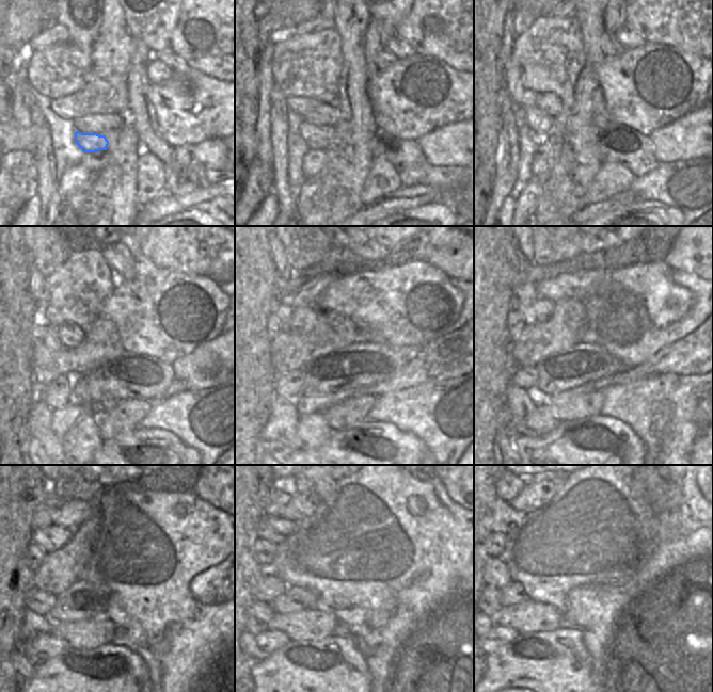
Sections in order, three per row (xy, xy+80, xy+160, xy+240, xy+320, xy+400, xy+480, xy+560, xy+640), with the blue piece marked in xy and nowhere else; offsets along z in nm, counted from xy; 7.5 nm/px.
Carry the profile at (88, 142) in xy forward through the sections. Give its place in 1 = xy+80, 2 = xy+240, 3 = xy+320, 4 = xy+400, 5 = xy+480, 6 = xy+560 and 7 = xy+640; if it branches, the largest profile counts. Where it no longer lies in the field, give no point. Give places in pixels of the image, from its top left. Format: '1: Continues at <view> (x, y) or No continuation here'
1: Continues at xy+80 (318, 137)
2: Continues at xy+240 (51, 340)
3: Continues at xy+320 (284, 310)
4: Continues at xy+400 (524, 295)
5: Continues at xy+480 (43, 517)
6: Continues at xy+560 (275, 500)
7: Continues at xy+640 (508, 486).

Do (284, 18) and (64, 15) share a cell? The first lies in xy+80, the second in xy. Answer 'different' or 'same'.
different

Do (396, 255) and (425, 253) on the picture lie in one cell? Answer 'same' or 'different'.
different

